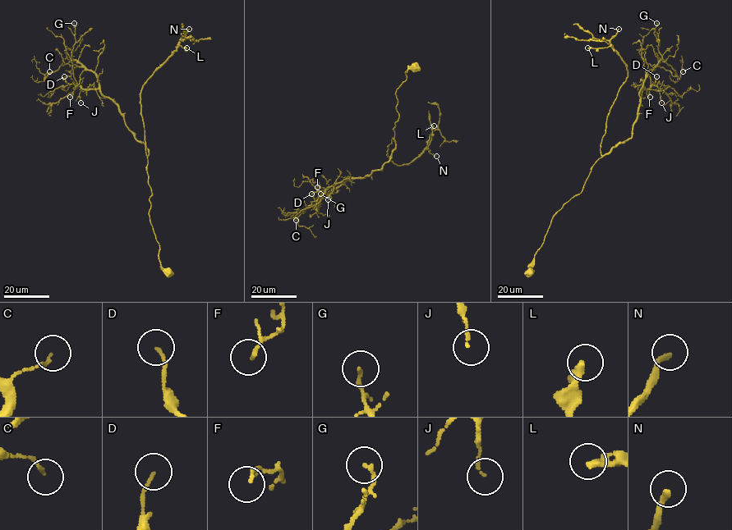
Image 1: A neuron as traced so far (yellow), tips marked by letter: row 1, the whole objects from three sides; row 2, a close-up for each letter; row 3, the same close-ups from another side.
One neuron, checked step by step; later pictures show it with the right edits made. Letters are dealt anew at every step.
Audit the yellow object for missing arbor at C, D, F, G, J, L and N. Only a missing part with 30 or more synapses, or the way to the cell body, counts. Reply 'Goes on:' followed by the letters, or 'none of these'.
Goes on: N

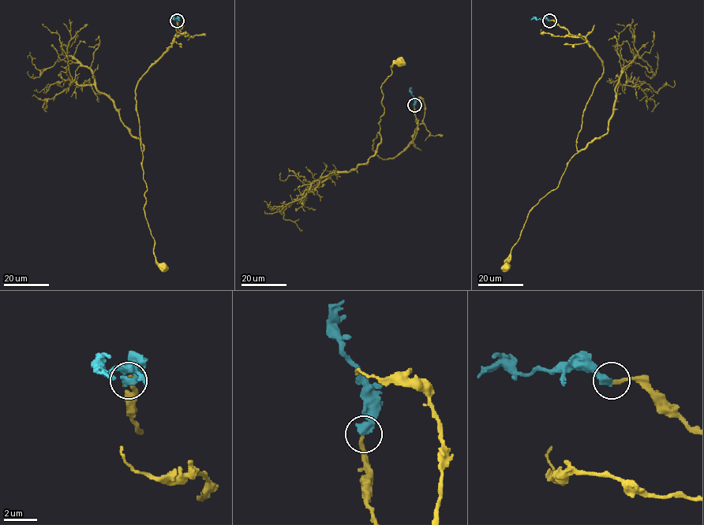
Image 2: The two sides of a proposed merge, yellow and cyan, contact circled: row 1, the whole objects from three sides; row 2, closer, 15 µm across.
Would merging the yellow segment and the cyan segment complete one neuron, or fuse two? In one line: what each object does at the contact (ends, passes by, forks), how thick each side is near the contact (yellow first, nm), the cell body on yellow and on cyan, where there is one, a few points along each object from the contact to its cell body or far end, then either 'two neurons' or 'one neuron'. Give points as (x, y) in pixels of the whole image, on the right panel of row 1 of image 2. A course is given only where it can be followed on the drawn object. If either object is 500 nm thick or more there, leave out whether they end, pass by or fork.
yellow ends there; cyan ends there; 240 nm thick on the yellow side, 440 nm on the other; cell body of yellow at (506, 266); no cell body on cyan; yellow runs (549, 20), (583, 36), (601, 60), (603, 70), (583, 111), (577, 152), (556, 188), (530, 210), (506, 267); cyan runs (549, 20), (531, 20); one neuron

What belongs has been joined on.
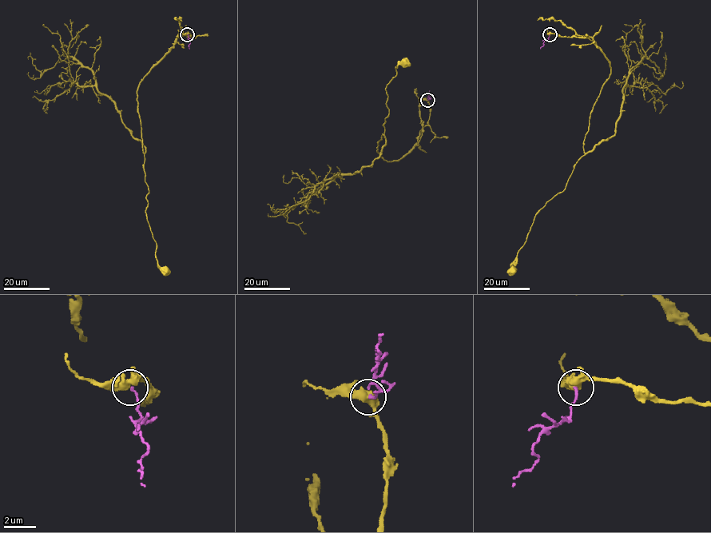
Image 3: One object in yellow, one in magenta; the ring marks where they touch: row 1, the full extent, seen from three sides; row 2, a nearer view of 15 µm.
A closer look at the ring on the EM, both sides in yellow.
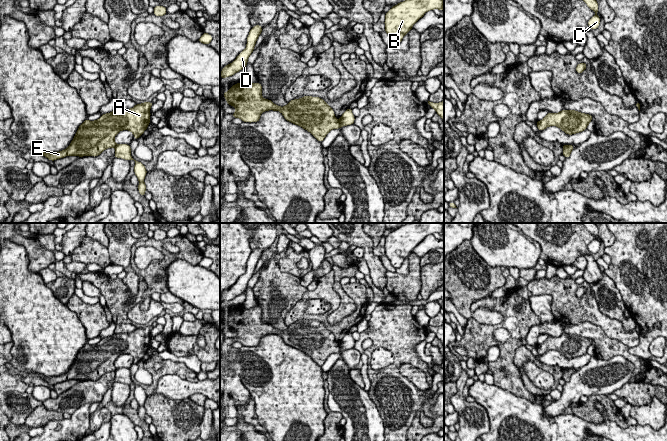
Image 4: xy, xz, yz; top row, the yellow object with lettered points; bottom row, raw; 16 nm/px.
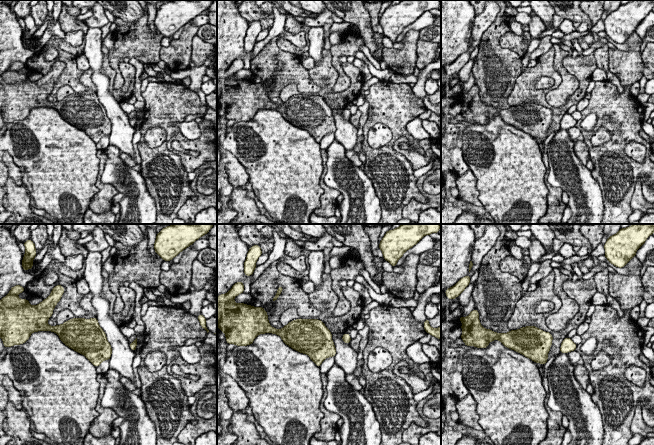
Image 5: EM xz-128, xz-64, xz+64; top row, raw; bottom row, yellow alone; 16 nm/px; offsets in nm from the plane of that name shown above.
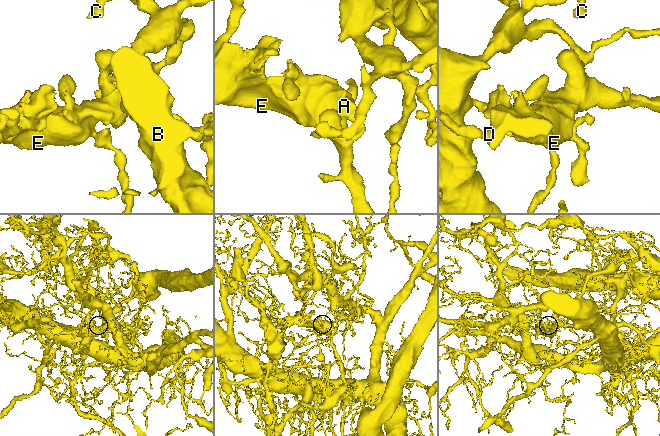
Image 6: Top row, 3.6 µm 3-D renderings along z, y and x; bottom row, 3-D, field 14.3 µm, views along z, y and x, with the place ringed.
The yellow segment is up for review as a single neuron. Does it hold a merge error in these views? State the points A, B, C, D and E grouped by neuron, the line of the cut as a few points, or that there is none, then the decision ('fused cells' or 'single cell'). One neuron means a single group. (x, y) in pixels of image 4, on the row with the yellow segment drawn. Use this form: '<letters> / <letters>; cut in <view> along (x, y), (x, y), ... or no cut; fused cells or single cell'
A E / B C D; cut in xz along (338, 120), (340, 127); fused cells

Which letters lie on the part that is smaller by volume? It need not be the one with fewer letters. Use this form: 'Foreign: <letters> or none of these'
Foreign: A, E

